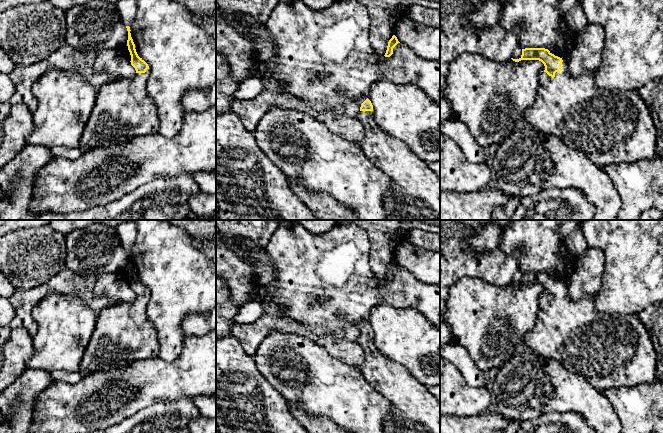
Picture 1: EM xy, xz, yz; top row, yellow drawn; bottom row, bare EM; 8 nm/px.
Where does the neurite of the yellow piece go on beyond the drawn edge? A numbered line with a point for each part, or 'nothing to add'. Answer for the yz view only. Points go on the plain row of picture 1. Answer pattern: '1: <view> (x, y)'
1: yz (609, 351)

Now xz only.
1: xz (415, 410)

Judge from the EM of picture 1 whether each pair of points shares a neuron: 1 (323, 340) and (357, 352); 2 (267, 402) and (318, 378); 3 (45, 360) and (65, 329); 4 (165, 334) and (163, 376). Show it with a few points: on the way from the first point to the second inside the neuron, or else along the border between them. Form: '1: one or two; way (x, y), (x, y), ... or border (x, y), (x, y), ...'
1: one; way (331, 344), (349, 350)
2: two; border (266, 378), (288, 405)
3: one; way (52, 352), (60, 343), (62, 337)
4: two; border (182, 345), (174, 360), (158, 357)

